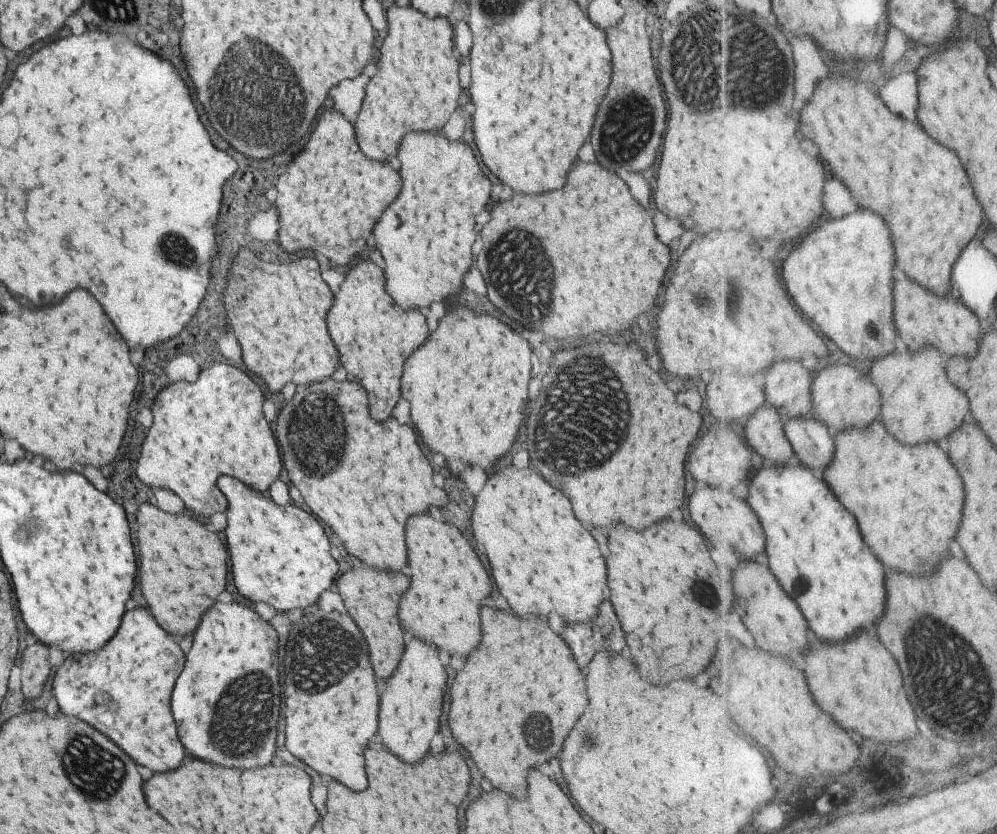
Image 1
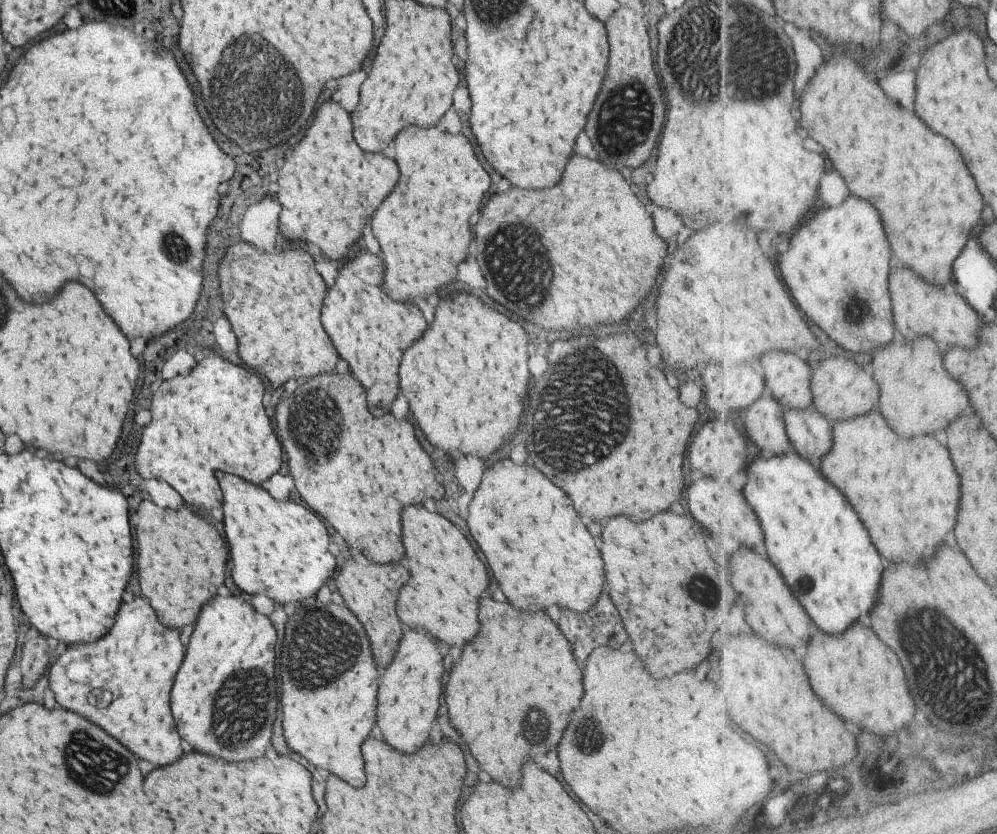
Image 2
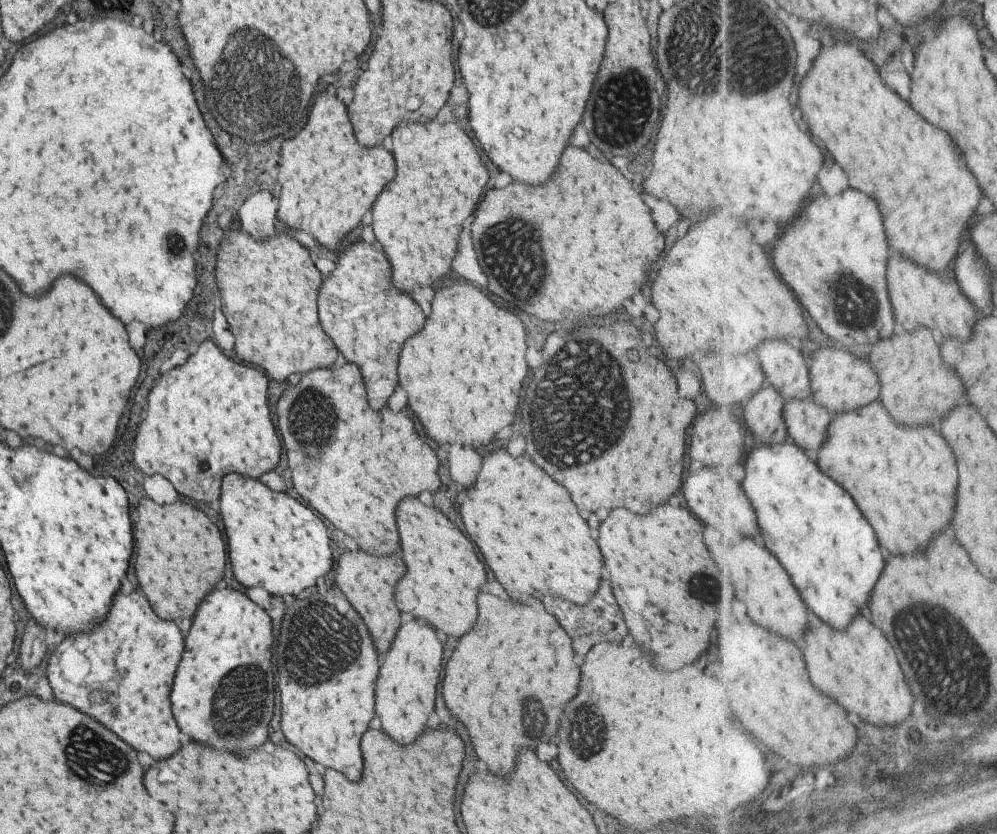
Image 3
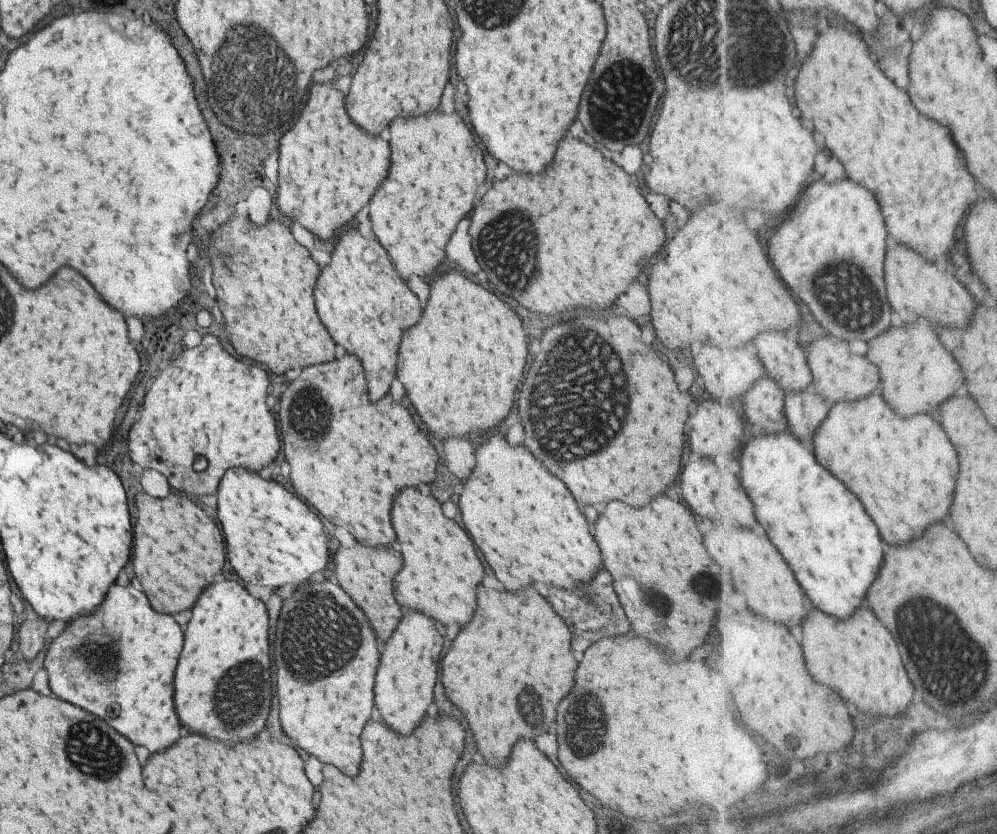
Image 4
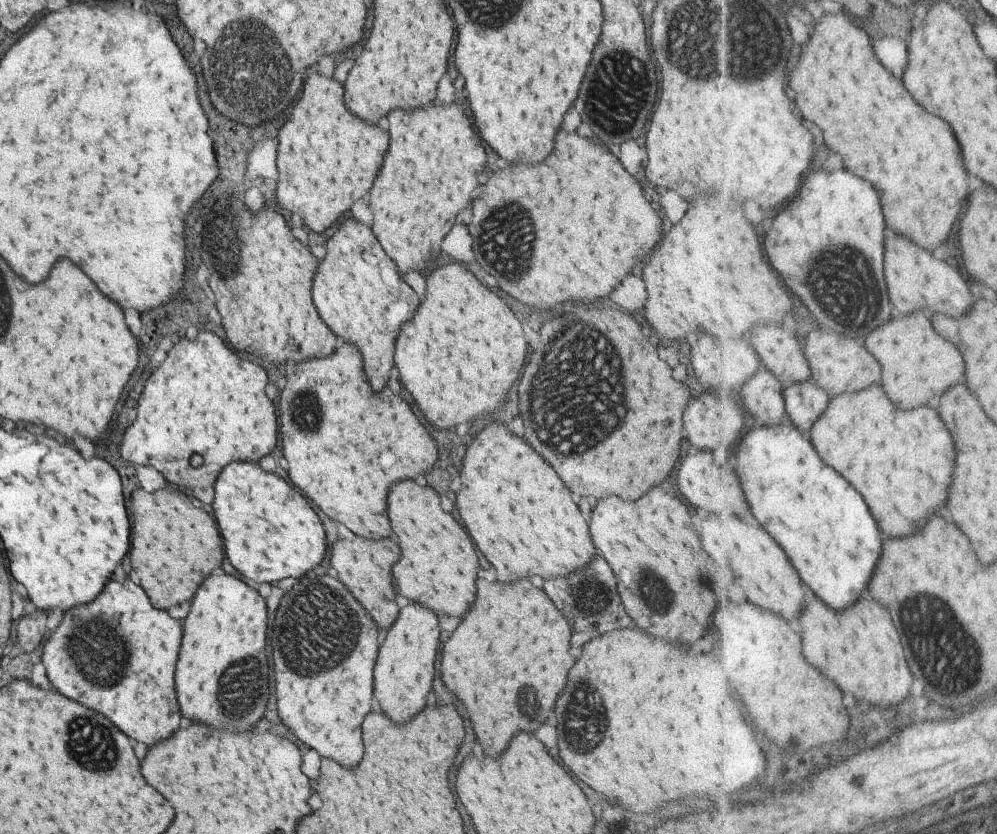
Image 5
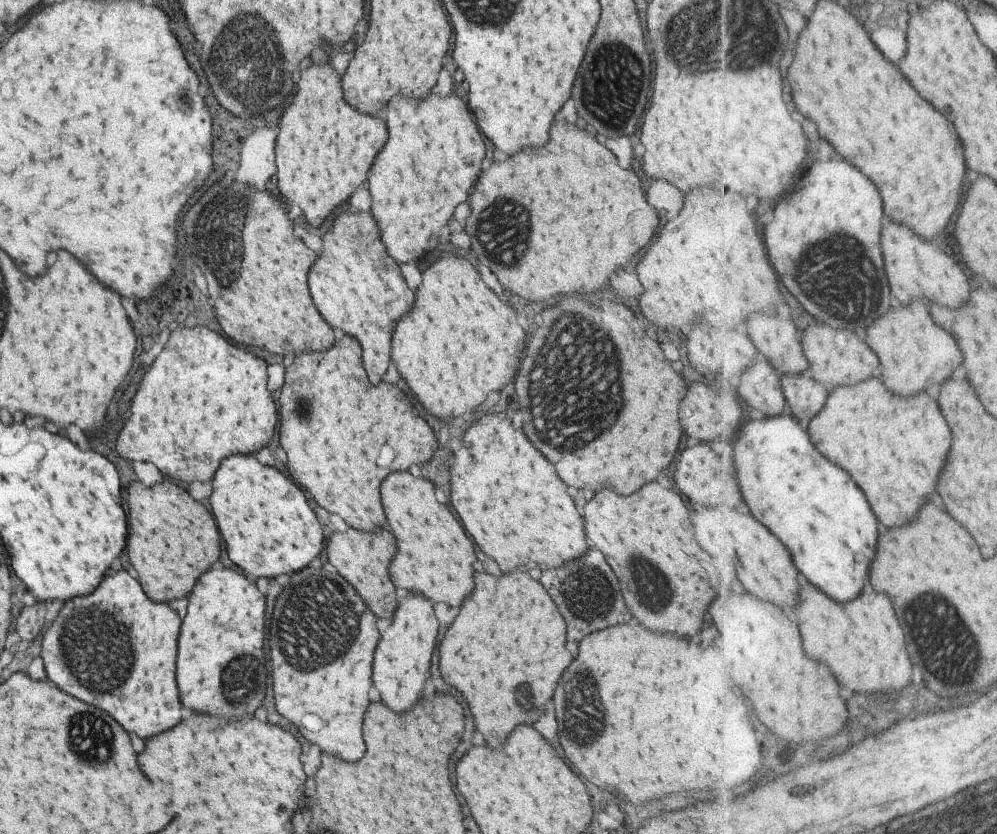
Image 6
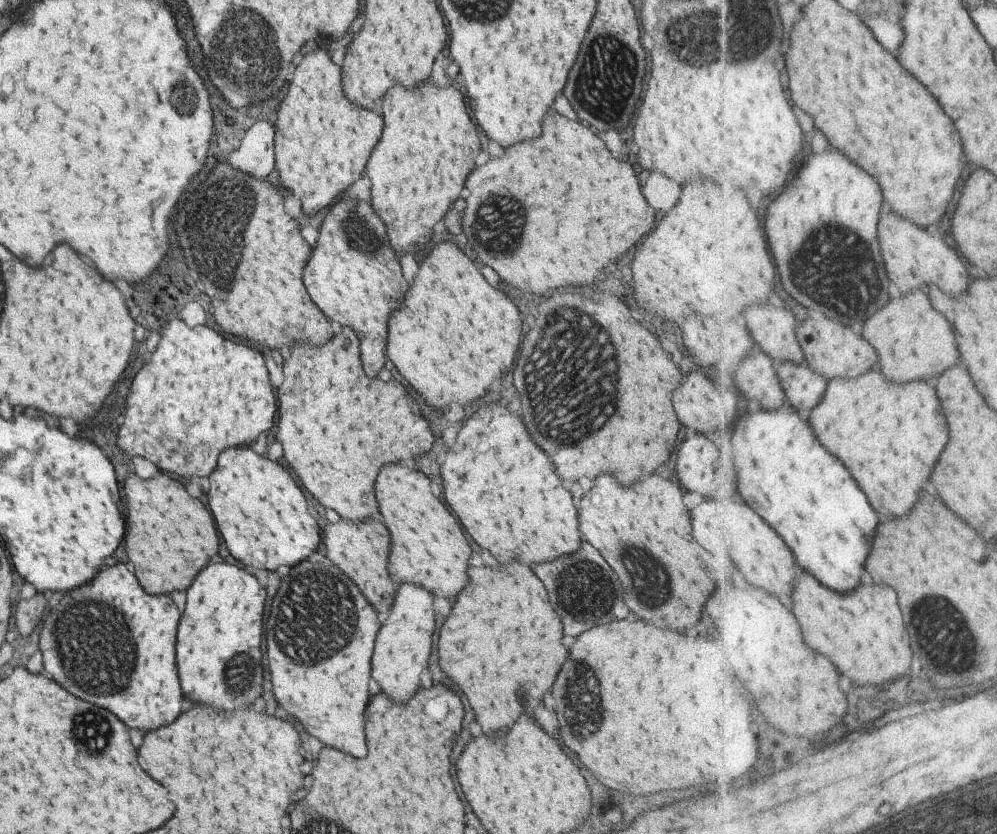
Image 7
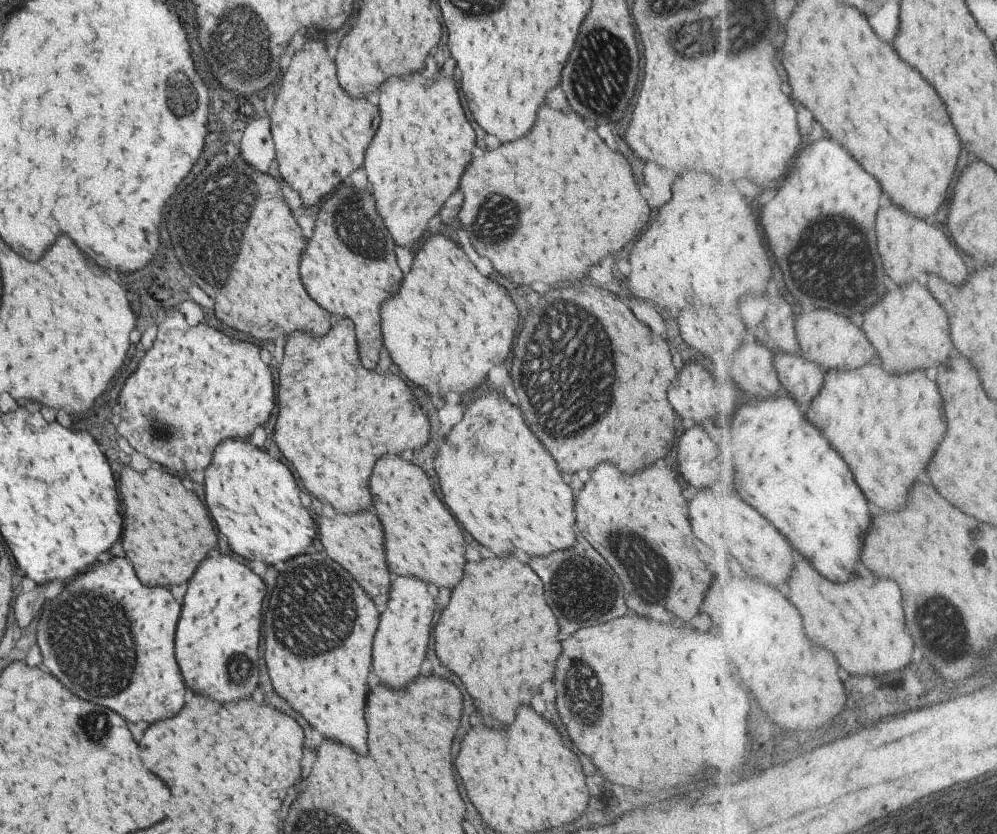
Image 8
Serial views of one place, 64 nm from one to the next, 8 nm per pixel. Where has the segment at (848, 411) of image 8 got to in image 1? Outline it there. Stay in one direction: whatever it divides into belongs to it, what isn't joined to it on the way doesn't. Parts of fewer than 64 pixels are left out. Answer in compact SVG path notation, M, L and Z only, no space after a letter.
M873 422L859 430L838 432L835 439L835 458L824 472L823 479L827 484L831 480L831 488L835 488L835 492L843 496L847 508L859 516L859 524L863 524L863 532L867 532L867 544L875 548L879 560L883 560L889 568L909 574L931 574L941 558L949 554L949 542L957 536L963 518L963 478L951 464L949 456L935 442L903 446L893 434L887 432L883 422Z

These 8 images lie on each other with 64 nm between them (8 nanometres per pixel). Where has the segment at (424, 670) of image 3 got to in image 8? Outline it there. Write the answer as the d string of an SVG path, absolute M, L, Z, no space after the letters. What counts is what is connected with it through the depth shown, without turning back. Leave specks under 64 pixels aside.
M399 576L391 582L389 600L383 614L379 616L371 650L371 666L383 684L399 690L417 676L429 640L433 610L433 598L427 594L421 580L413 576Z

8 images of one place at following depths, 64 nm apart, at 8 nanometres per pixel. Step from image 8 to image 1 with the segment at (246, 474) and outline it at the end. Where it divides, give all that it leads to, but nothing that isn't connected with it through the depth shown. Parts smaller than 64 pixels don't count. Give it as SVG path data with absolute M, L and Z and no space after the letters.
M219 476L217 488L227 500L225 540L231 558L233 586L247 600L261 600L279 612L305 608L329 588L337 574L337 564L329 554L329 542L321 524L295 506L281 506L235 478Z

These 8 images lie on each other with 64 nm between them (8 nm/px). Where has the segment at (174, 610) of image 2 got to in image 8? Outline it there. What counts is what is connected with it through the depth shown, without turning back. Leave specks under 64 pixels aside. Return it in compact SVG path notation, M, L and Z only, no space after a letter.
M121 466L119 498L125 508L121 534L123 550L141 584L169 586L185 582L207 550L215 546L215 532L205 506L193 492L181 486L179 478L161 470L149 470L145 474L131 474L129 486L129 466Z

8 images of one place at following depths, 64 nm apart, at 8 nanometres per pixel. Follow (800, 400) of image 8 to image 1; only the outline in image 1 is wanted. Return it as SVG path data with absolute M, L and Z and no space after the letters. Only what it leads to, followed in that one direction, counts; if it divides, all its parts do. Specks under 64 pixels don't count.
M791 418L786 420L786 435L796 454L796 461L811 468L821 479L824 472L833 464L836 451L836 439L829 432L829 428L809 418Z

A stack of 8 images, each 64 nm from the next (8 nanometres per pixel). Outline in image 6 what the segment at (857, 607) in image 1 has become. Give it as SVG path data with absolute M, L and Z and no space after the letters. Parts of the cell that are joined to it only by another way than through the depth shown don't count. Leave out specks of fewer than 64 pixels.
M791 412L775 418L763 417L763 420L755 420L758 415L749 416L753 416L753 420L742 425L742 430L729 446L745 502L751 504L751 512L755 512L755 516L759 516L759 520L763 520L771 532L779 532L779 536L783 536L783 544L795 552L795 564L799 564L799 570L815 586L823 588L823 592L835 596L839 602L857 598L875 558L879 536L879 518L875 516L867 496L849 476L849 472L819 452L810 432L795 420Z

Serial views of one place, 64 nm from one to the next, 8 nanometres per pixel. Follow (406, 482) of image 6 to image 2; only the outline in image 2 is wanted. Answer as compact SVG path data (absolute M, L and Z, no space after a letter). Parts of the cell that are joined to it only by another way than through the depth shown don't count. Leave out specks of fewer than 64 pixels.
M419 504L401 510L401 538L409 578L397 594L401 624L423 628L447 646L461 648L477 632L477 600L487 588L487 572L467 538L443 516L427 512Z

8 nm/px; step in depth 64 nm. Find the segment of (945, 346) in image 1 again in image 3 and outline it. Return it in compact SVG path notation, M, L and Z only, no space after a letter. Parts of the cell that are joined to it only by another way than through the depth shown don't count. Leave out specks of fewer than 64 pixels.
M892 256L887 260L887 290L893 306L893 315L906 332L915 332L919 326L927 326L934 332L947 330L945 336L969 338L977 322L977 310L971 300L961 292L954 276L935 276L927 268L917 266L917 262L907 256Z

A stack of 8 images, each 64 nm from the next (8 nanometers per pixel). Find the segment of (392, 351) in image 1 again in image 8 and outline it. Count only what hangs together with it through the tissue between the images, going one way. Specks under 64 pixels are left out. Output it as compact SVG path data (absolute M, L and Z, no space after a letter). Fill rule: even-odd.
M341 184L319 206L313 234L299 256L299 276L307 294L331 314L351 318L357 336L357 354L365 368L373 368L381 348L377 308L395 292L401 270L395 264L393 242L383 228L375 202L367 190ZM359 220L363 220L359 224Z

